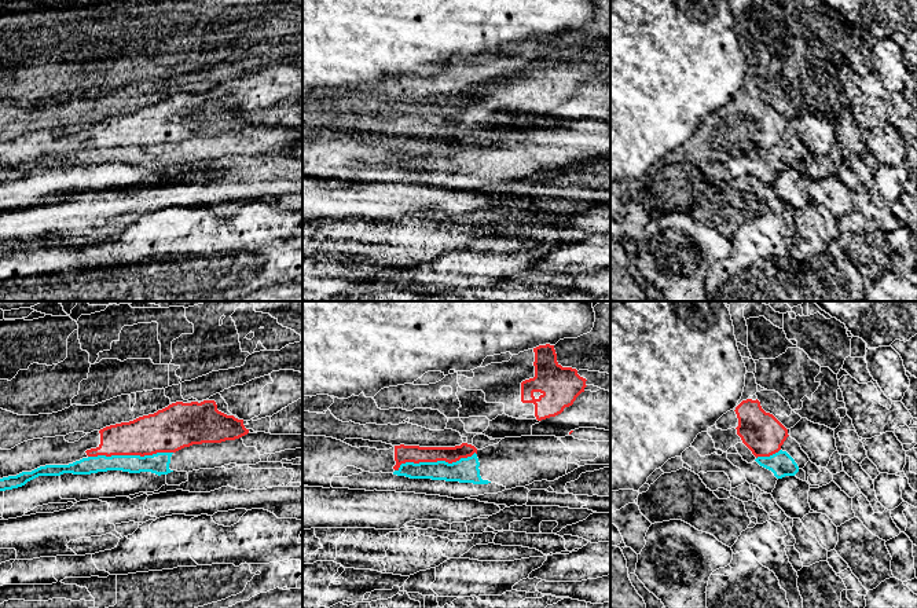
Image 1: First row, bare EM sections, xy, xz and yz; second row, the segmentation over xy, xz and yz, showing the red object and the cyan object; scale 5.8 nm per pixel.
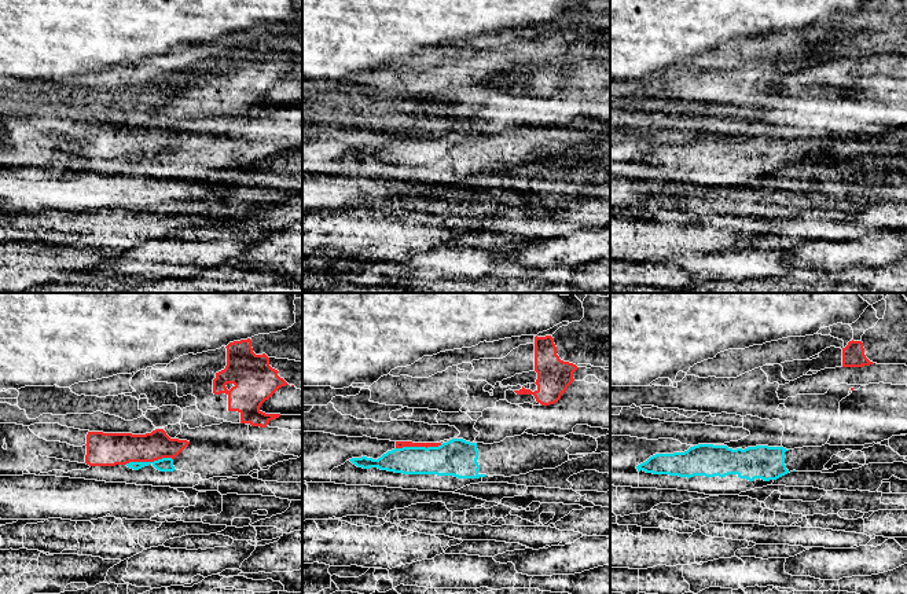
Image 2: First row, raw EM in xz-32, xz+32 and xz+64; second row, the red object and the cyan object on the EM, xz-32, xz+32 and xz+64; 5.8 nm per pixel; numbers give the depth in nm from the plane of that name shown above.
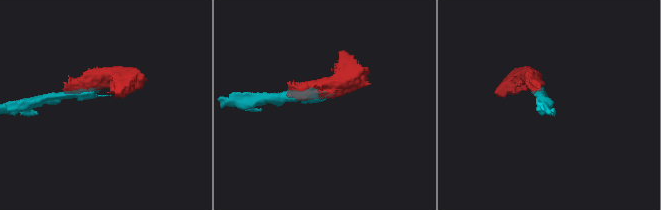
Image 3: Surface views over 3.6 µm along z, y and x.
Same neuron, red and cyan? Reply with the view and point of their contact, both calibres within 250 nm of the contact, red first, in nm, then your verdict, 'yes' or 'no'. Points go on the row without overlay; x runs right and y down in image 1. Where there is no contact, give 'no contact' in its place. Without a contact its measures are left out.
xy (129, 146) | 260/120 nm | no

